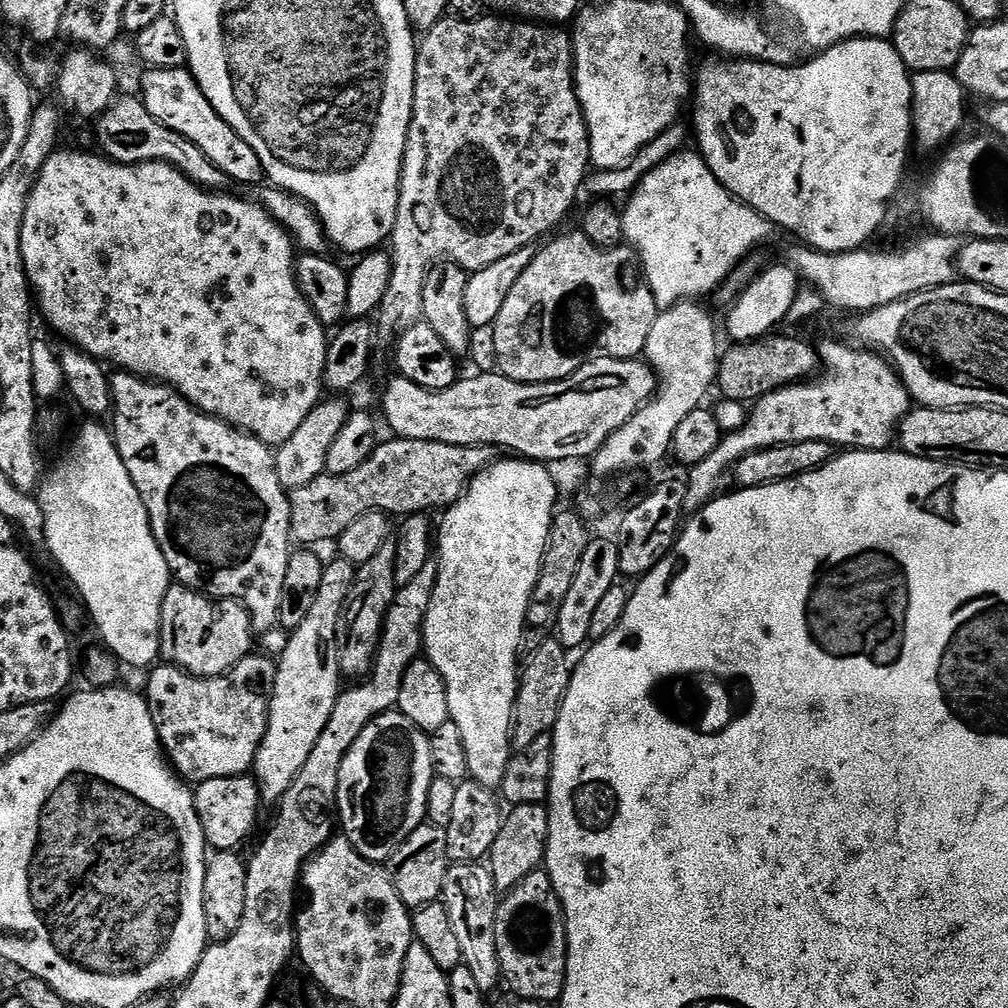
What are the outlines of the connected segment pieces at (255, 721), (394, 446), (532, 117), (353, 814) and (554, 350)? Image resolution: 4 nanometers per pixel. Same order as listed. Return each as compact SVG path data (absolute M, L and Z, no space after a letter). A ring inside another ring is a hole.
M256 655L245 656L223 676L191 676L167 662L147 673L146 699L160 747L185 781L242 776L251 769L268 725L268 697L276 681L276 664Z
M388 438L388 441L377 443L372 456L362 462L360 468L350 470L341 476L327 474L306 482L306 486L291 489L288 502L290 506L291 539L300 546L320 546L327 540L339 541L340 536L358 518L367 512L382 512L405 518L412 513L427 513L428 507L443 510L455 502L467 489L468 484L483 468L493 463L494 452L491 448L474 446L450 446L446 442L433 440L402 440Z
M485 14L478 20L454 20L442 18L433 28L423 33L416 49L416 81L414 82L414 106L412 121L408 127L404 165L400 168L400 197L398 214L390 237L392 273L390 286L386 286L386 298L382 298L378 309L379 343L395 345L406 330L410 330L422 320L422 286L429 268L437 262L456 264L471 274L486 266L494 266L506 254L514 254L520 248L535 245L539 236L547 237L551 228L556 228L564 220L564 215L572 208L584 175L590 172L590 146L588 127L578 102L576 82L572 70L572 38L563 27L545 26L540 22L529 22L523 18L505 18L500 14Z
M398 710L383 712L381 716L374 717L366 726L366 730L358 734L354 746L350 746L346 758L342 758L342 766L338 770L338 824L341 829L344 827L343 835L352 843L352 848L368 860L387 861L392 851L415 828L425 823L433 775L430 742L421 728L415 728Z
M580 230L551 240L537 251L526 270L522 270L522 276L514 282L514 290L506 294L506 302L502 302L502 310L498 310L498 318L492 325L500 375L523 384L541 384L574 374L585 360L595 356L637 359L644 351L658 309L648 281L638 267L635 251L628 246L600 248Z

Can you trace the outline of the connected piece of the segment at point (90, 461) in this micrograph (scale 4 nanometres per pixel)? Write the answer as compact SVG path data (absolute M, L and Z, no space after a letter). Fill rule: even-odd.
M88 422L88 425L76 436L76 441L68 448L68 453L56 464L56 469L52 473L45 475L40 481L38 489L38 499L40 502L42 515L45 518L45 540L47 555L56 559L56 564L68 575L70 583L76 587L78 595L84 599L84 604L88 607L88 612L92 615L92 620L96 623L96 628L100 631L103 647L116 657L121 665L129 664L132 668L144 668L148 670L161 659L160 654L160 615L162 614L162 602L166 590L170 587L170 573L168 563L158 546L158 542L152 533L150 518L146 514L146 506L142 502L142 494L138 494L138 486L134 486L134 478L130 478L130 470L122 462L122 458L116 449L116 441L107 427L103 428L103 423Z

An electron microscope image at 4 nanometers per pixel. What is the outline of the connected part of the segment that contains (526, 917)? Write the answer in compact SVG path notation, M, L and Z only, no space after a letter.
M547 871L531 872L525 880L503 893L497 906L494 933L497 935L503 983L512 987L516 998L538 1002L559 1001L566 982L568 939L564 907Z

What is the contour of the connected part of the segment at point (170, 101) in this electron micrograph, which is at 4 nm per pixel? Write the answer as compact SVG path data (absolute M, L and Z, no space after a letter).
M187 67L174 70L150 68L143 74L144 81L140 88L144 91L144 105L154 118L158 118L158 122L162 122L162 126L194 142L194 146L198 146L198 150L202 150L202 154L206 154L206 158L210 158L210 162L214 162L214 166L218 166L218 170L222 170L229 181L256 184L265 179L264 167L258 162L258 154L254 154L252 147L227 124L222 114L210 106L206 94L202 94L198 82Z

